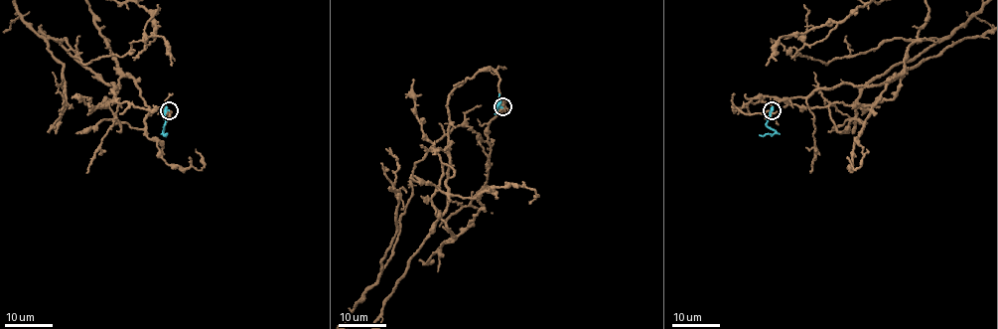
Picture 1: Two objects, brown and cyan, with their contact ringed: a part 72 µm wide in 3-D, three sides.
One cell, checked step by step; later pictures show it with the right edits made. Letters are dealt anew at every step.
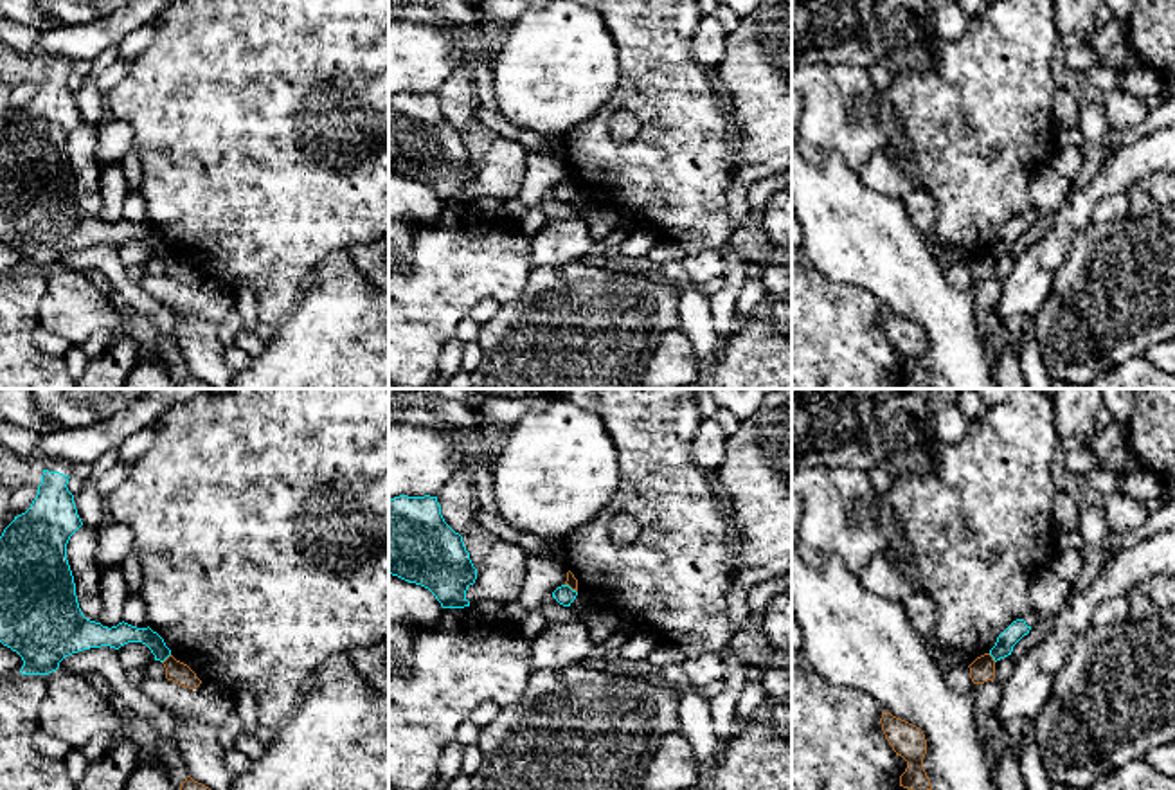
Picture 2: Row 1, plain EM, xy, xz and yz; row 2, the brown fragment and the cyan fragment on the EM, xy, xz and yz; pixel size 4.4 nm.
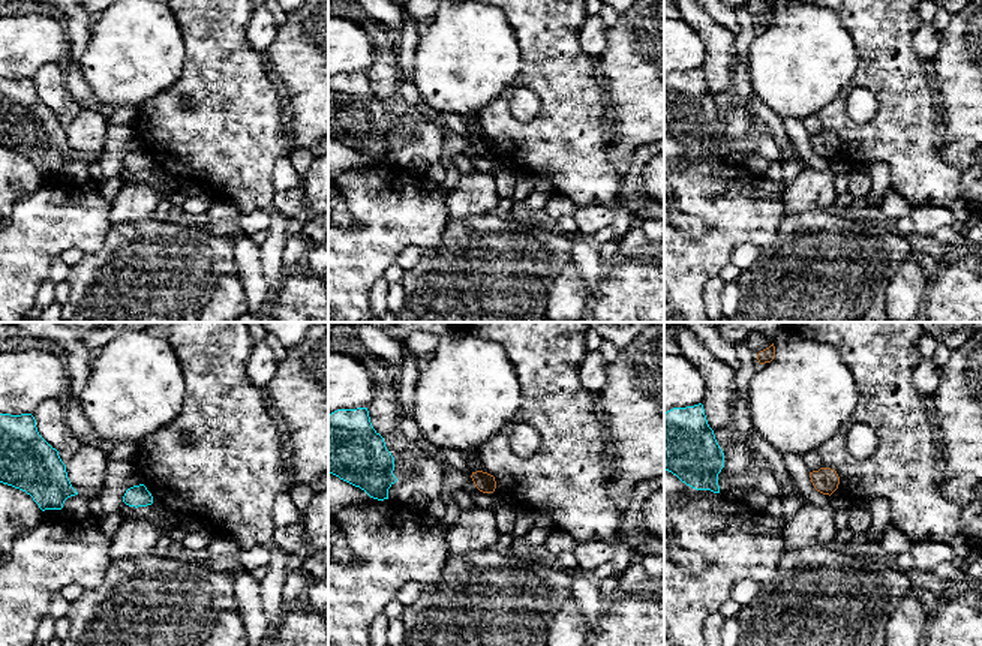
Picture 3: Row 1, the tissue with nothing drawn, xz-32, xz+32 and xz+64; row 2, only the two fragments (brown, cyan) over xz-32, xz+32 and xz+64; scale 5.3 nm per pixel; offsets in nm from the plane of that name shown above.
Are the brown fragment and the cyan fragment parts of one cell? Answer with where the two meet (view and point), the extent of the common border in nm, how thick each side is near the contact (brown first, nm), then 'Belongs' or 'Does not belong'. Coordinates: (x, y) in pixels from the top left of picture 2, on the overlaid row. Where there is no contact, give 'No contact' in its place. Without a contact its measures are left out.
Touches brown at xy (166, 659). Shared border 60 nm. Thickness 100 nm (brown) against 100 nm. Does not belong

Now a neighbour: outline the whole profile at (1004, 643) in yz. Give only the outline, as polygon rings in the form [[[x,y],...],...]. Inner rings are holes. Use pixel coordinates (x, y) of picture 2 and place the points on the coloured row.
[[[1017,619],[1013,621],[999,637],[995,646],[990,650],[990,655],[993,657],[993,660],[1000,660],[1008,655],[1011,655],[1013,646],[1024,637],[1027,635],[1031,630],[1031,626],[1026,624],[1024,619]]]

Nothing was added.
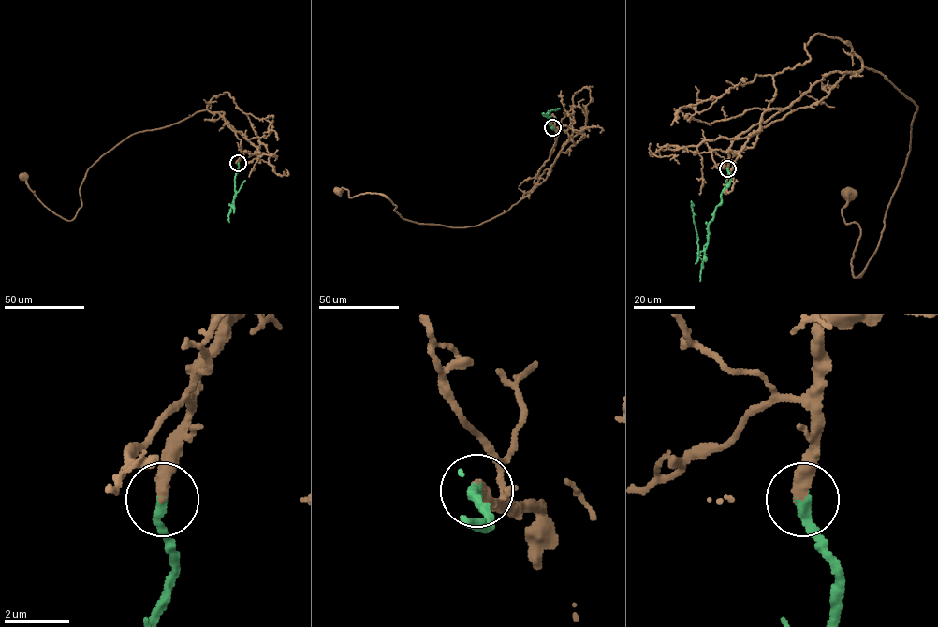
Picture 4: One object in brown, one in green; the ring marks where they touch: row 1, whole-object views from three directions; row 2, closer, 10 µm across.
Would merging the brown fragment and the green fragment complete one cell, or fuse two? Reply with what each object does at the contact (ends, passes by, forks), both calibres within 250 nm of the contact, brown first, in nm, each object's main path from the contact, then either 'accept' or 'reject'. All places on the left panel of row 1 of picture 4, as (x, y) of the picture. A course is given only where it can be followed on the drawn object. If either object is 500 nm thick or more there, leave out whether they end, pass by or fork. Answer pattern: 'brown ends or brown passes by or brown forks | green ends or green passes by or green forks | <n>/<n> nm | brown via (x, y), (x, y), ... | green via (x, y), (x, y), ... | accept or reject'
brown ends | green ends | 420/340 nm | brown via (238, 163), (241, 140), (222, 111), (206, 109), (106, 153), (88, 169), (72, 220), (47, 208), (24, 177) | green via (238, 163), (232, 207), (236, 193), (244, 180) | accept

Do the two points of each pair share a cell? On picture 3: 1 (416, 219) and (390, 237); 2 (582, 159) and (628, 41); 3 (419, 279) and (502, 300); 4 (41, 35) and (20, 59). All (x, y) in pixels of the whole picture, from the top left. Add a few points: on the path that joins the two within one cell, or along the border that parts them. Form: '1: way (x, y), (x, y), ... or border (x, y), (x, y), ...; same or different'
1: way (410, 221), (396, 231); same
2: border (595, 62), (609, 101), (612, 120); different
3: way (440, 288), (467, 300), (482, 300); same
4: way (35, 41), (23, 53); same

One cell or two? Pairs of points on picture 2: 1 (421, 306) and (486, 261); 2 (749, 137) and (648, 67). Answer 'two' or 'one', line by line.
1: one
2: two

